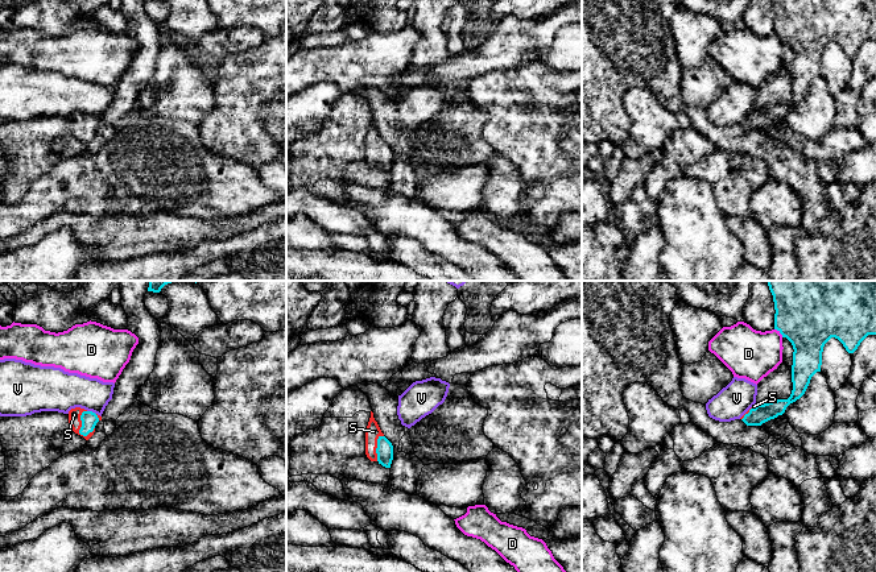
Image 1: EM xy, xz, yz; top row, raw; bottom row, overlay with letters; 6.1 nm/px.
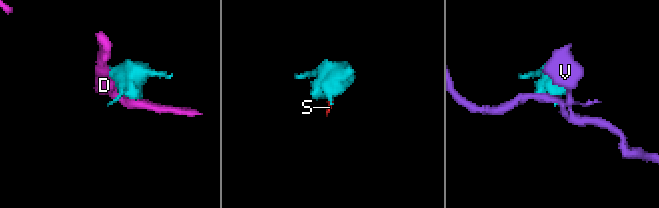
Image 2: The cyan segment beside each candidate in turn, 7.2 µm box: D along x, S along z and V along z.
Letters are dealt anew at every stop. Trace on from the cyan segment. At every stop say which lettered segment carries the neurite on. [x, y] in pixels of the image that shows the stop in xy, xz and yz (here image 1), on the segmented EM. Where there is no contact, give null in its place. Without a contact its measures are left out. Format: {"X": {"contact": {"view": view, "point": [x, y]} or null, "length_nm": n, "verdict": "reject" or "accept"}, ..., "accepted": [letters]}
{"D": {"contact": {"view": "yz", "point": [780, 332]}, "length_nm": 80, "verdict": "reject"}, "S": {"contact": {"view": "xy", "point": [82, 423]}, "length_nm": 170, "verdict": "accept"}, "V": {"contact": {"view": "xy", "point": [91, 411]}, "length_nm": 60, "verdict": "reject"}, "accepted": ["S"]}

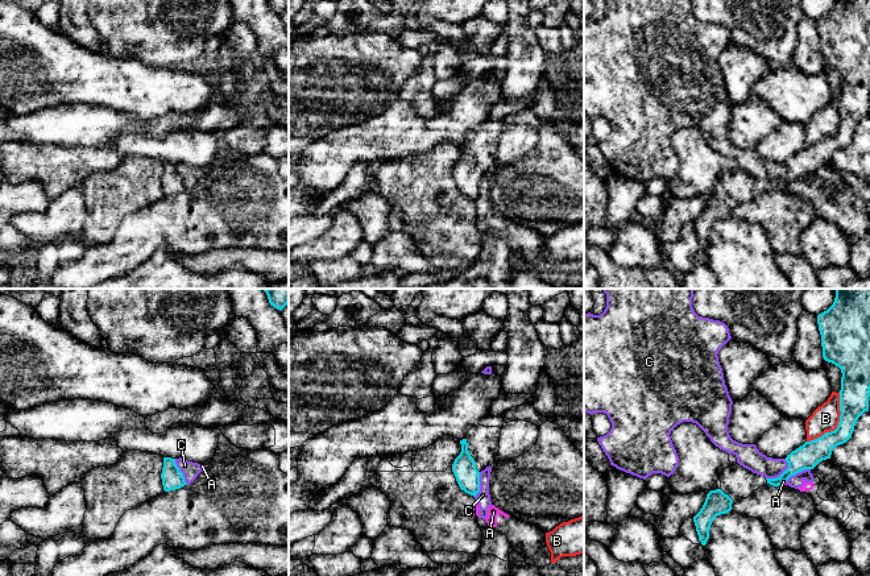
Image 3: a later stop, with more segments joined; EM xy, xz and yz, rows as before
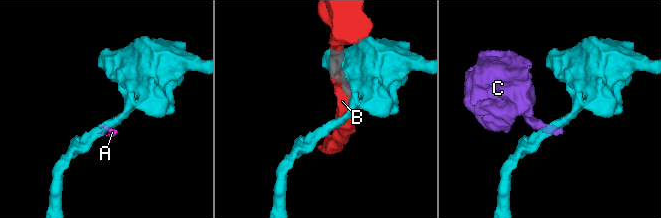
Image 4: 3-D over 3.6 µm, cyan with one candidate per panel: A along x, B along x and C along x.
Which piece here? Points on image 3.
{"A": {"contact": {"view": "yz", "point": [782, 483]}, "length_nm": 40, "verdict": "reject"}, "B": {"contact": {"view": "yz", "point": [839, 425]}, "length_nm": 380, "verdict": "reject"}, "C": {"contact": {"view": "yz", "point": [782, 473]}, "length_nm": 180, "verdict": "reject"}, "accepted": []}

